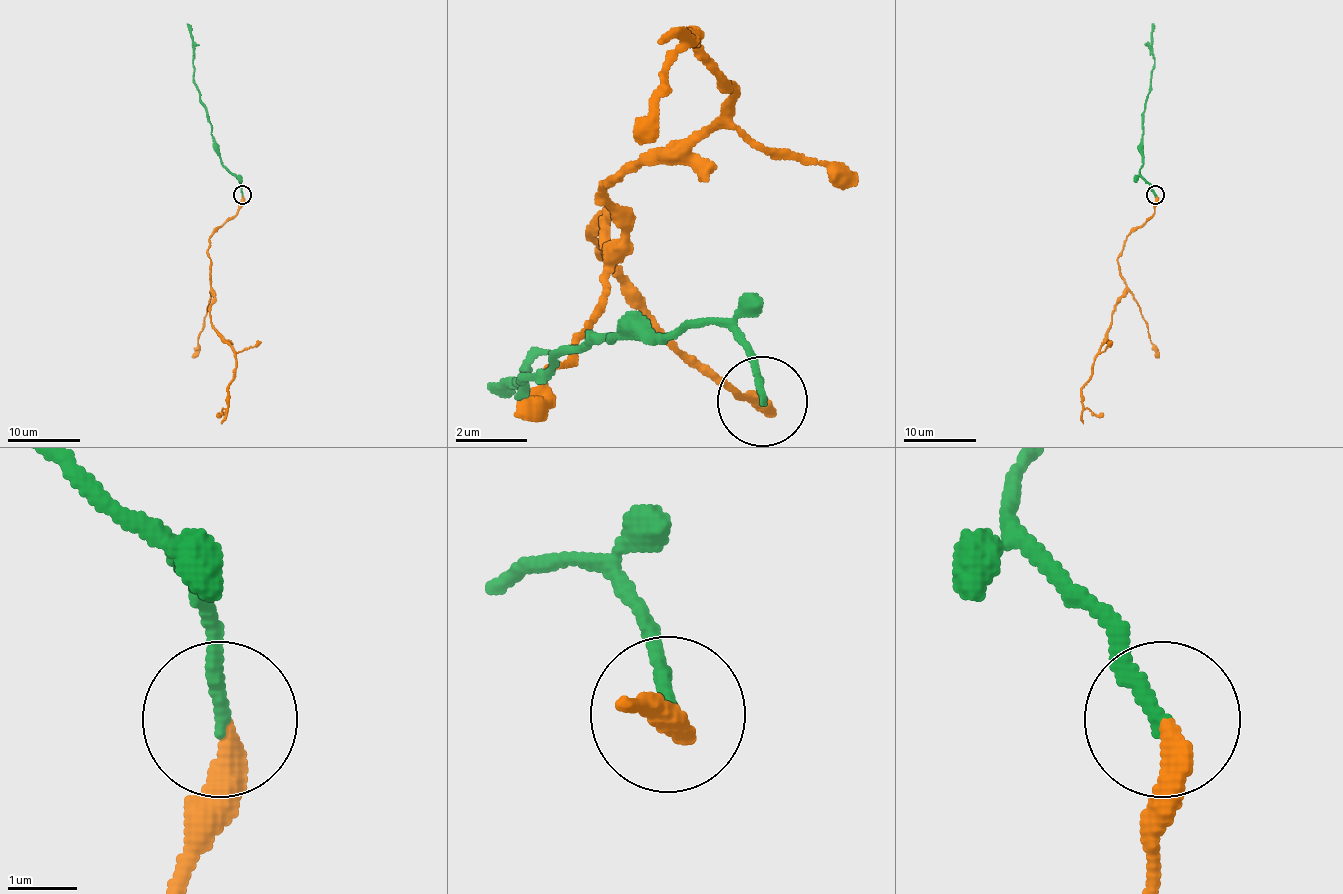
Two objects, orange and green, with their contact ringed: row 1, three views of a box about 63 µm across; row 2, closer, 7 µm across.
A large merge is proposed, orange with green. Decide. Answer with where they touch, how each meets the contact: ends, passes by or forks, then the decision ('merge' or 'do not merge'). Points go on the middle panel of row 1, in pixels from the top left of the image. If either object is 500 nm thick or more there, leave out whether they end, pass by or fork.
place (762, 401); orange ends; green ends; merge

